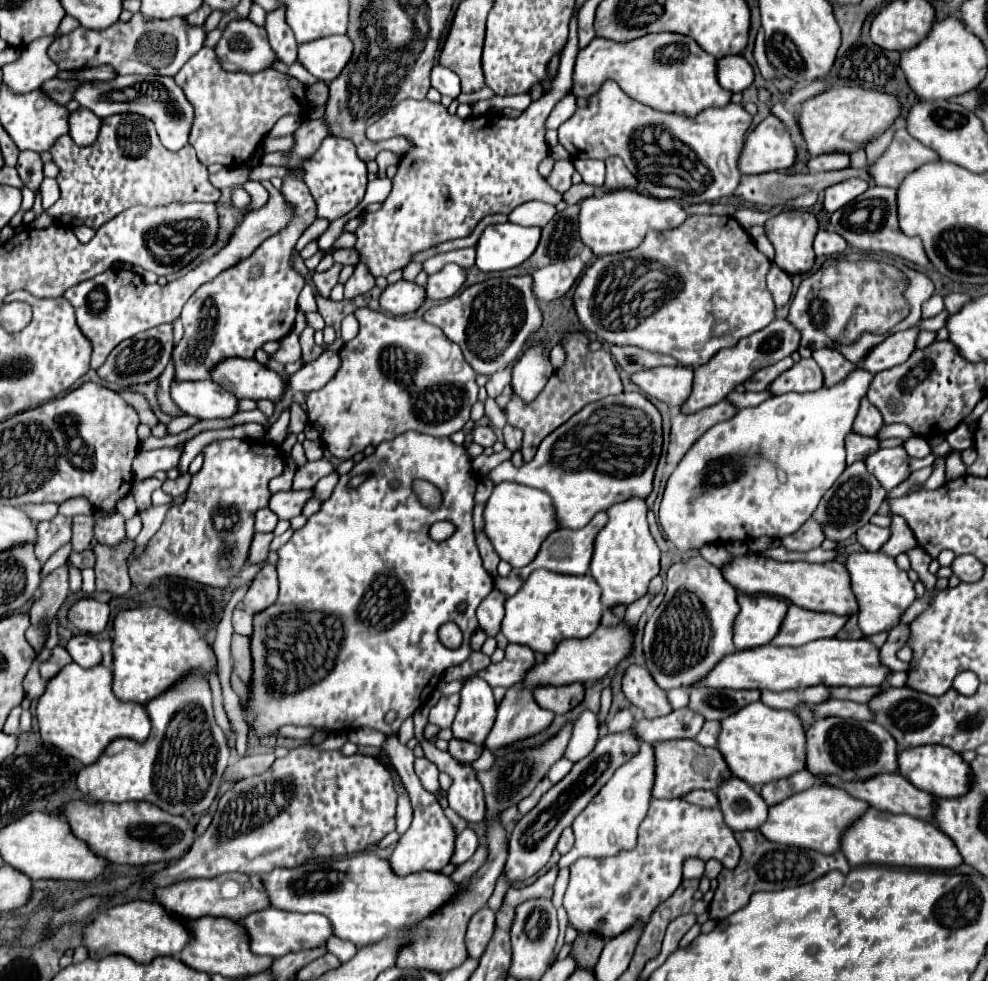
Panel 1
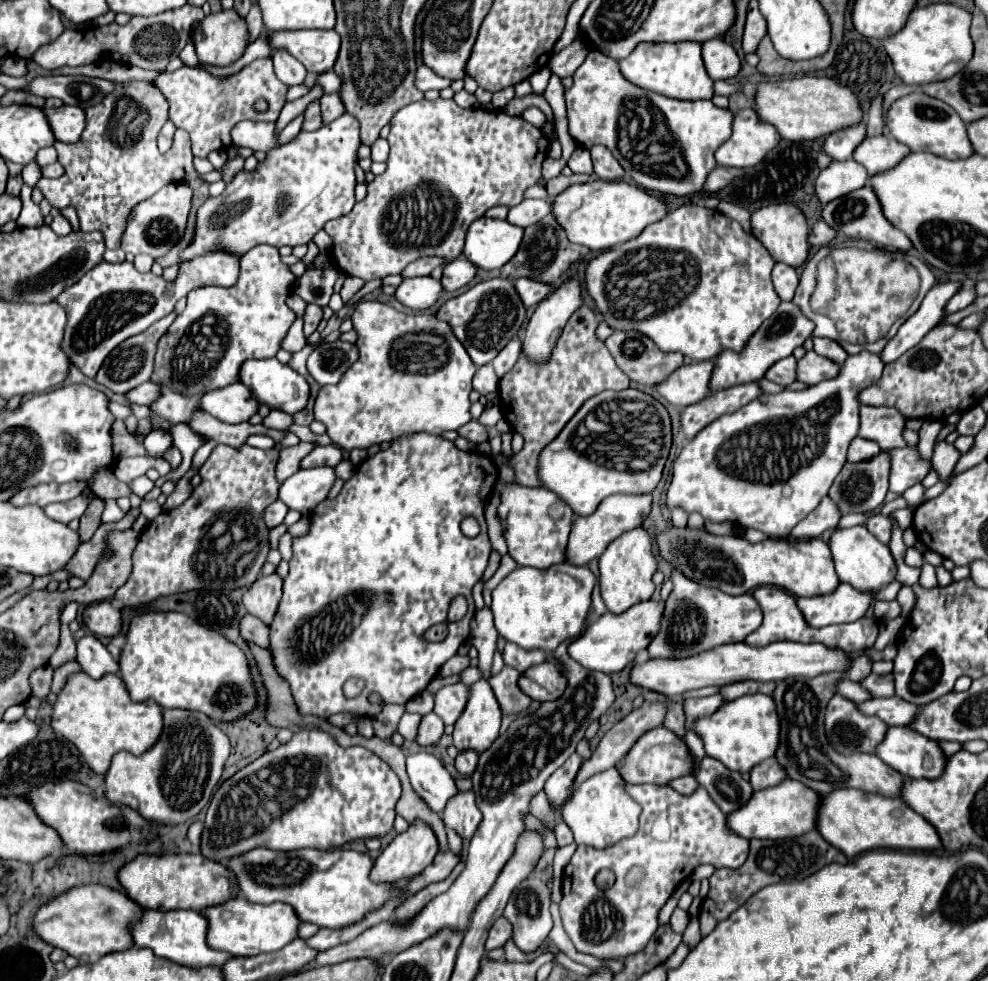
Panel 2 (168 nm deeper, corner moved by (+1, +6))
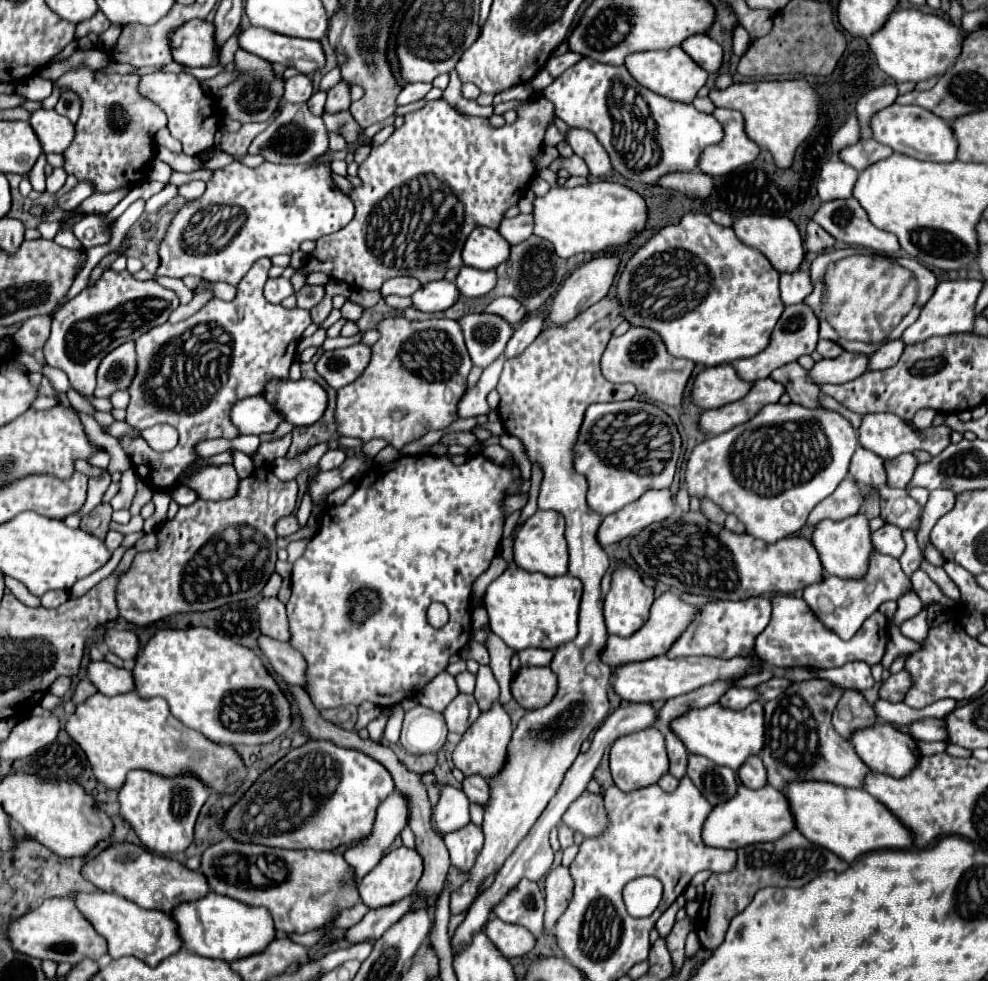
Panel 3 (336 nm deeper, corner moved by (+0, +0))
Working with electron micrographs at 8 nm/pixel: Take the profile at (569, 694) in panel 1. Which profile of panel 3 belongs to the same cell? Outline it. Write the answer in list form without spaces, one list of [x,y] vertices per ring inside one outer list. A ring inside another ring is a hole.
[[[521,667],[513,675],[511,693],[523,709],[545,707],[557,693],[557,677],[549,667]]]

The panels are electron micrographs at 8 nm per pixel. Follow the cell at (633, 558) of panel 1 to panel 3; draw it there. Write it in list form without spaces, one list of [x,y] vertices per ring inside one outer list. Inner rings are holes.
[[[615,569],[611,591],[605,595],[607,633],[631,637],[649,619],[653,599],[653,589],[643,585],[637,569]]]

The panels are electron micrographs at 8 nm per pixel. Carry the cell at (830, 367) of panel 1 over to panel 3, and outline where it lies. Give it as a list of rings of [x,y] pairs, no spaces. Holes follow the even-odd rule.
[[[819,339],[819,343],[817,343],[817,351],[819,351],[825,359],[833,359],[833,357],[839,357],[839,355],[843,353],[843,347],[841,347],[839,343]]]

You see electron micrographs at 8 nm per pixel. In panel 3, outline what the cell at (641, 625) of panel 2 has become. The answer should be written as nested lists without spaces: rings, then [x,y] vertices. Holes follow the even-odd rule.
[[[665,591],[661,593],[653,607],[651,607],[651,615],[647,619],[647,623],[633,633],[631,637],[609,637],[607,647],[603,649],[601,657],[605,663],[609,663],[611,667],[623,665],[623,663],[631,663],[631,661],[645,661],[649,657],[657,657],[657,655],[665,655],[669,651],[669,647],[673,645],[673,641],[677,641],[677,637],[689,627],[689,623],[693,621],[693,617],[699,613],[701,609],[695,605],[685,603],[677,591]]]

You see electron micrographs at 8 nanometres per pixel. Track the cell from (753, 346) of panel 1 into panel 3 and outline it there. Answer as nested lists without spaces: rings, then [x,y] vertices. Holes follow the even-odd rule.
[[[797,303],[797,305],[789,305],[785,307],[781,319],[775,325],[773,337],[771,337],[771,345],[761,351],[755,357],[747,357],[747,359],[739,359],[733,363],[733,367],[737,369],[737,373],[745,379],[745,381],[757,381],[757,379],[765,379],[771,375],[773,369],[783,367],[791,361],[797,361],[801,355],[811,355],[815,351],[817,345],[817,333],[819,333],[819,321],[817,315],[813,313],[813,309],[805,303]]]

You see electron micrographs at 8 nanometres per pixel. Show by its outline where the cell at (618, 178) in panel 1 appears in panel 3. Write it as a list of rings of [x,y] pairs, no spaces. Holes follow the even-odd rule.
[[[569,129],[567,143],[573,147],[575,155],[579,155],[587,163],[593,177],[601,179],[611,171],[609,155],[605,153],[605,149],[597,141],[597,137],[593,133],[589,133],[587,129]]]

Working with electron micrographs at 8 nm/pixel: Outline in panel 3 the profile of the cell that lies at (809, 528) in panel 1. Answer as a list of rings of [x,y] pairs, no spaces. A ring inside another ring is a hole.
[[[843,479],[841,485],[835,489],[833,495],[829,495],[827,499],[823,499],[809,515],[809,525],[815,525],[817,521],[823,521],[823,519],[833,519],[833,521],[839,521],[839,519],[845,519],[849,515],[855,515],[863,503],[863,497],[861,493],[857,493],[857,483],[853,479]]]

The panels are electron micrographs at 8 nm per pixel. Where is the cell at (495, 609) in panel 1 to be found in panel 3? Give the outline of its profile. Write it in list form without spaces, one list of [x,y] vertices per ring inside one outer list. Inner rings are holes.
[[[479,667],[479,671],[477,671],[475,699],[477,699],[481,711],[489,711],[491,705],[499,701],[499,685],[489,667]]]

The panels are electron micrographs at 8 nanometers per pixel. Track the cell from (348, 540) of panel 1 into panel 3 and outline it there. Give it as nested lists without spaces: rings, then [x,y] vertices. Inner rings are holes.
[[[409,455],[399,457],[397,461],[381,467],[371,467],[365,477],[361,479],[359,489],[337,507],[329,507],[321,517],[321,529],[317,535],[307,543],[305,553],[293,563],[291,573],[291,599],[287,601],[287,615],[291,625],[291,645],[301,651],[301,655],[307,659],[307,693],[311,695],[311,701],[317,705],[317,709],[331,709],[341,705],[359,705],[363,701],[371,701],[379,707],[393,707],[401,703],[405,697],[421,691],[435,675],[445,671],[447,661],[453,653],[461,649],[461,637],[463,645],[467,645],[471,637],[471,587],[473,581],[489,567],[491,559],[497,555],[497,547],[503,533],[505,513],[503,513],[503,501],[509,495],[519,493],[521,483],[521,471],[519,463],[513,461],[511,467],[497,465],[489,461],[483,455],[475,455],[473,459],[467,459],[463,465],[453,465],[447,457],[433,457],[433,455]],[[433,601],[439,601],[449,611],[449,623],[443,629],[433,629],[427,623],[427,609]]]

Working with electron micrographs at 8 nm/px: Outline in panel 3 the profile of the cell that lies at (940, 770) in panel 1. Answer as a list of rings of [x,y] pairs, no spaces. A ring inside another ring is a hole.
[[[877,723],[869,729],[857,729],[849,739],[861,761],[871,771],[887,773],[891,777],[905,777],[917,763],[915,739],[901,733],[889,723]]]

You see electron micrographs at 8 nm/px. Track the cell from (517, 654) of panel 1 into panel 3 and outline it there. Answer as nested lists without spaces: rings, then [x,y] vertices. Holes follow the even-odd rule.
[[[523,649],[523,651],[519,651],[519,659],[521,659],[521,667],[549,665],[553,659],[553,651],[549,651],[549,649]]]

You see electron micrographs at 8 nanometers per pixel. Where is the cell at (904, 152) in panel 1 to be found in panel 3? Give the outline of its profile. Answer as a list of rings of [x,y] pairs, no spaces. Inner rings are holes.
[[[859,139],[857,143],[843,147],[843,149],[837,153],[837,157],[839,157],[843,163],[851,165],[853,169],[863,171],[863,169],[867,169],[869,165],[873,165],[875,161],[887,159],[891,153],[893,153],[893,151],[891,151],[889,147],[885,147],[885,145],[881,145],[881,143],[873,141],[873,139]]]

